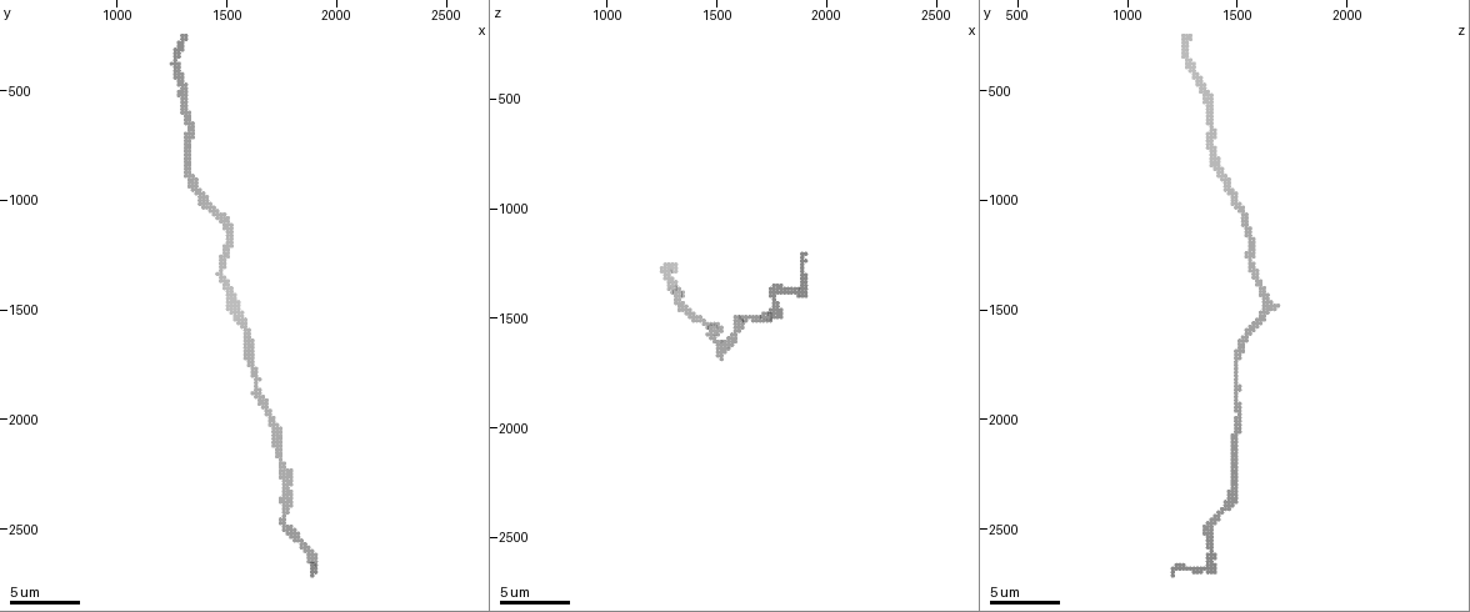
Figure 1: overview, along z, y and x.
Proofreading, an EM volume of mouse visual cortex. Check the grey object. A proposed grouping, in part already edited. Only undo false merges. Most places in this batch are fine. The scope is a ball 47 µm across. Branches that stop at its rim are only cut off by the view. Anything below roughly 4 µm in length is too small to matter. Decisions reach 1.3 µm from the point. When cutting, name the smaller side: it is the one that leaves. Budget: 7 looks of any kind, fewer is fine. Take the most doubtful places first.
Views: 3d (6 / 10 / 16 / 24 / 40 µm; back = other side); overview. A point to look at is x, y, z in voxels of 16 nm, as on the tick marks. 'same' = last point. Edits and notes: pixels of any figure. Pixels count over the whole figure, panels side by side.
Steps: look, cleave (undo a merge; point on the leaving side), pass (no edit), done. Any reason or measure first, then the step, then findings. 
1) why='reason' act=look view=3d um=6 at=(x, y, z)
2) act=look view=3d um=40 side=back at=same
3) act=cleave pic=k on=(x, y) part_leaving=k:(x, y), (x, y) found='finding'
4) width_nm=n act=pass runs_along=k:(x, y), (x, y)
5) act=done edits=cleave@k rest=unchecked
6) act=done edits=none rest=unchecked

why='a narrow waist' act=look view=3d um=10 at=(1770, 2460, 1410)

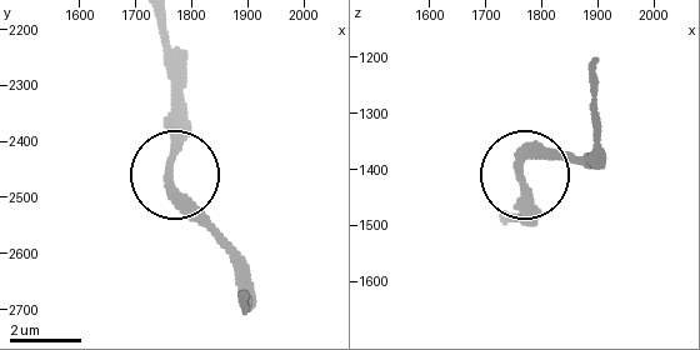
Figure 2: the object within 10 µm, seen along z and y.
act=pass found='continuous, no second cell'

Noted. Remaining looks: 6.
why='calibre changes' act=look view=3d um=10 at=(1740, 2140, 1480)

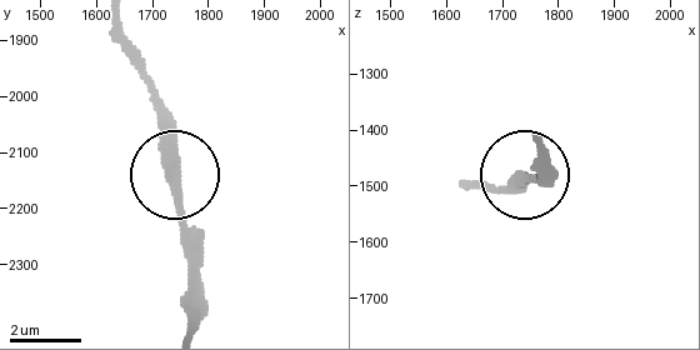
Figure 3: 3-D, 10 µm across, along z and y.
act=pass runs_along=3:(465, 184), (501, 193), (536, 175) found='continuous, no second cell'

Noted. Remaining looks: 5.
why='a narrow waist' act=look view=3d um=16 at=(1450, 1050, 1520)

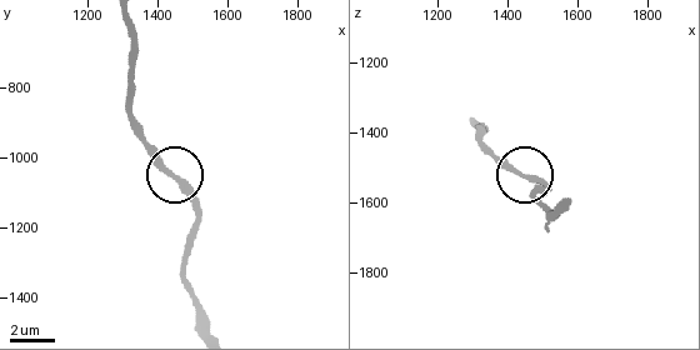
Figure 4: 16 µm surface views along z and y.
why='other side' act=look view=3d um=16 side=back at=(1430, 1040, 1510)

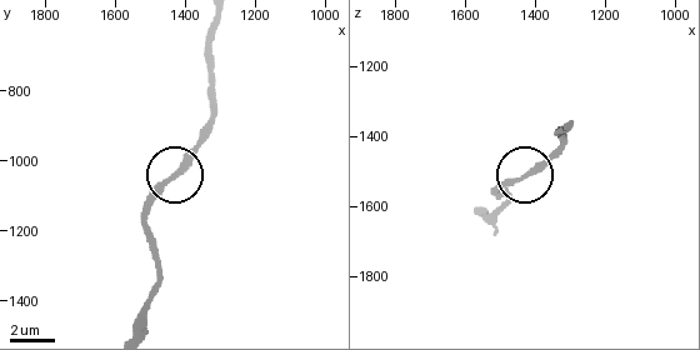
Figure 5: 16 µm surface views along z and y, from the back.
act=pass runs_along=5:(489, 210), (509, 198), (501, 189), (558, 155) found='one cell here'

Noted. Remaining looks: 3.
act=look view=3d um=10 at=(1310, 620, 1370)

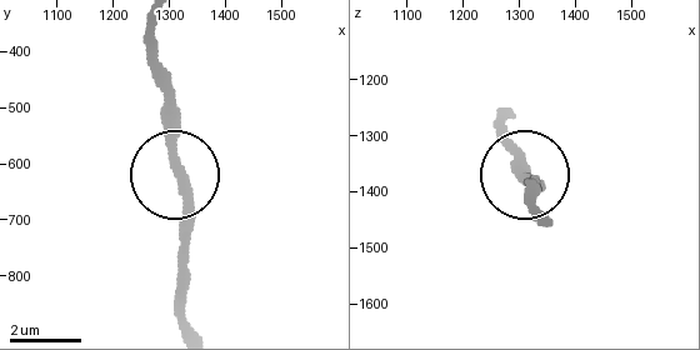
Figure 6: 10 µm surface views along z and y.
act=look view=3d um=10 side=back at=same

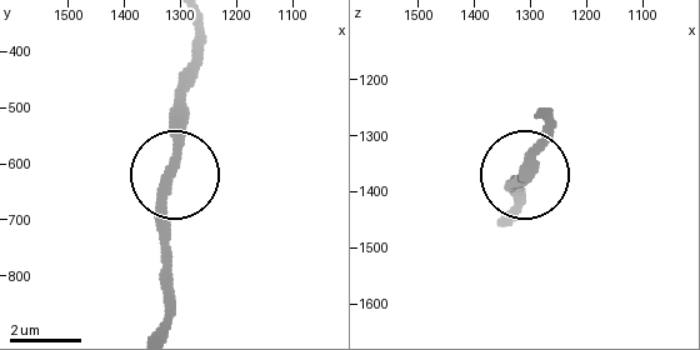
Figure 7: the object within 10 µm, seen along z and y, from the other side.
act=pass runs_along=7:(154, 325), (164, 308), (164, 191), (181, 78) found='one cell here'

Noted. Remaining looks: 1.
act=done edits=none rest=unchecked

